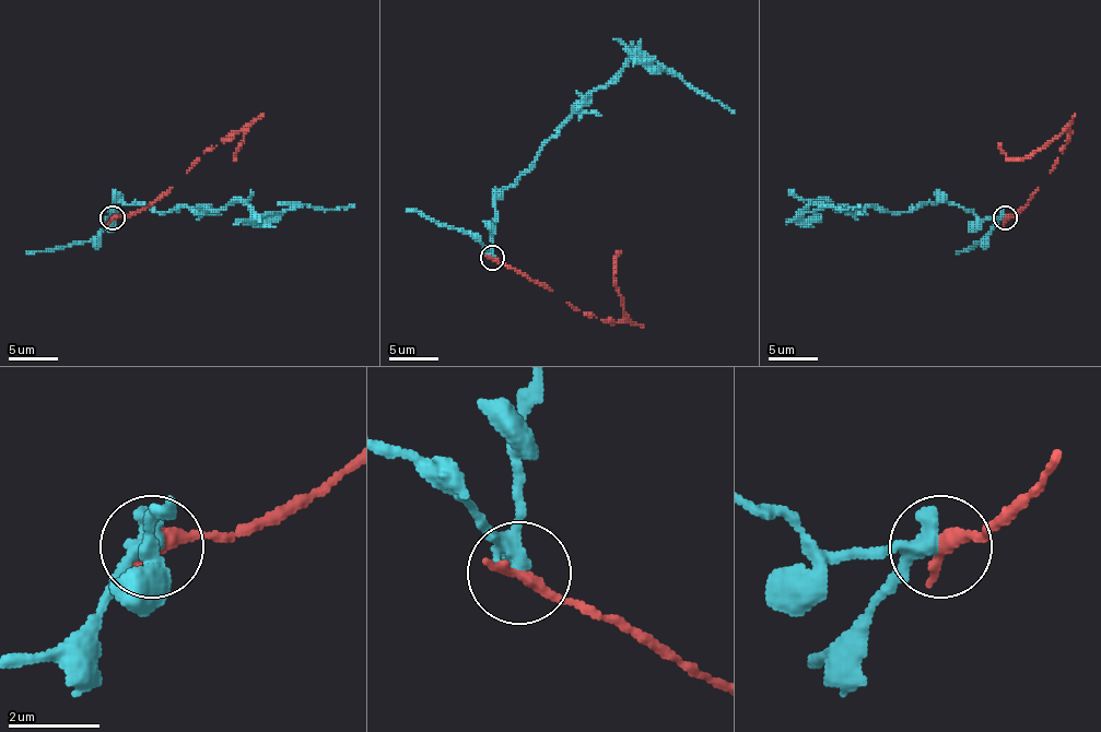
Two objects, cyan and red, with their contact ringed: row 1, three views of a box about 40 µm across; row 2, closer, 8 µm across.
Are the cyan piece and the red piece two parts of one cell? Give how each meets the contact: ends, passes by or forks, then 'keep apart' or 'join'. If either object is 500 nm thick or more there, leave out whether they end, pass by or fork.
cyan passes by; red ends there; keep apart

